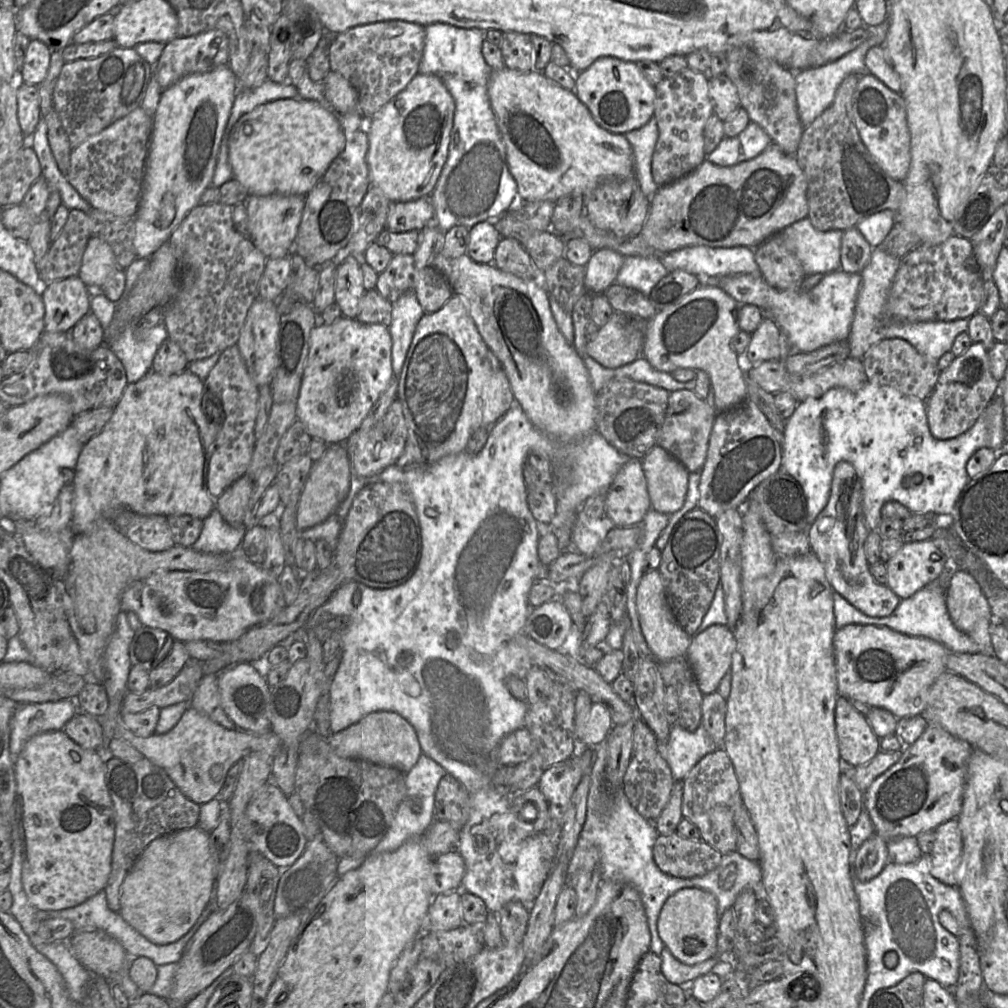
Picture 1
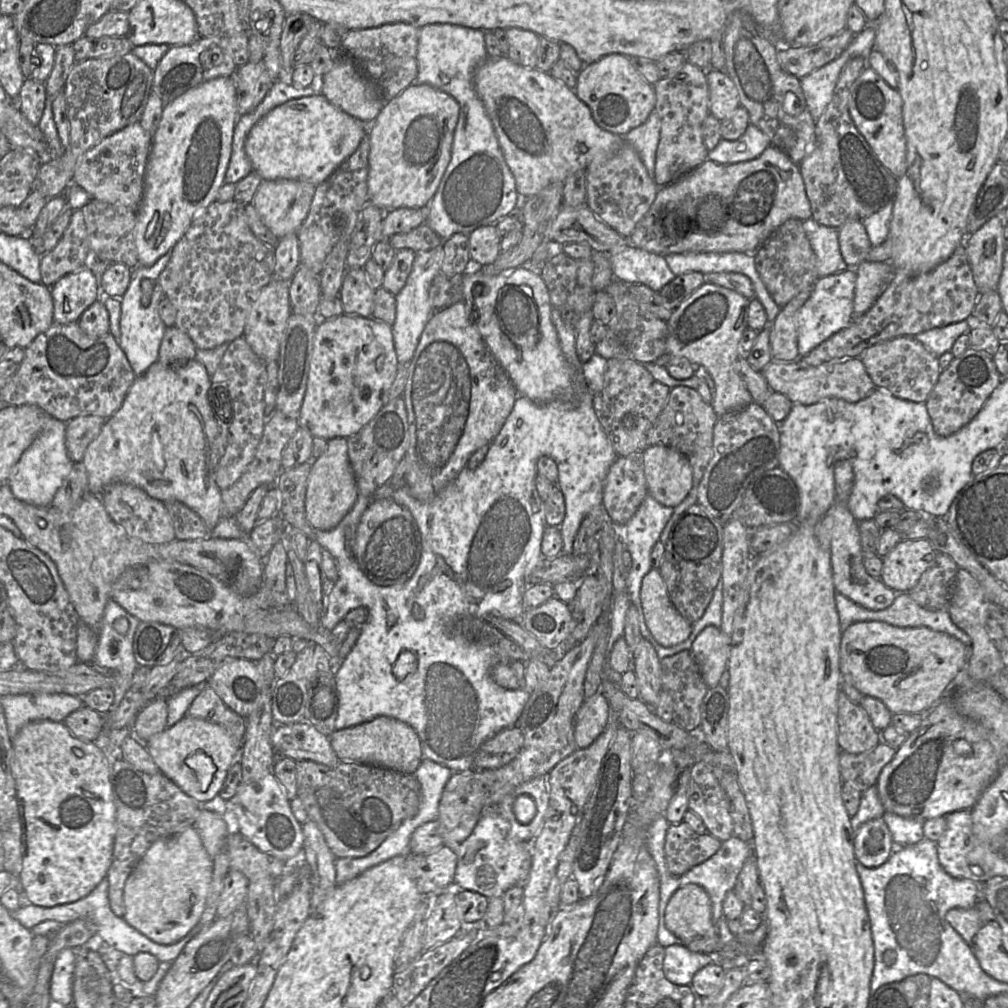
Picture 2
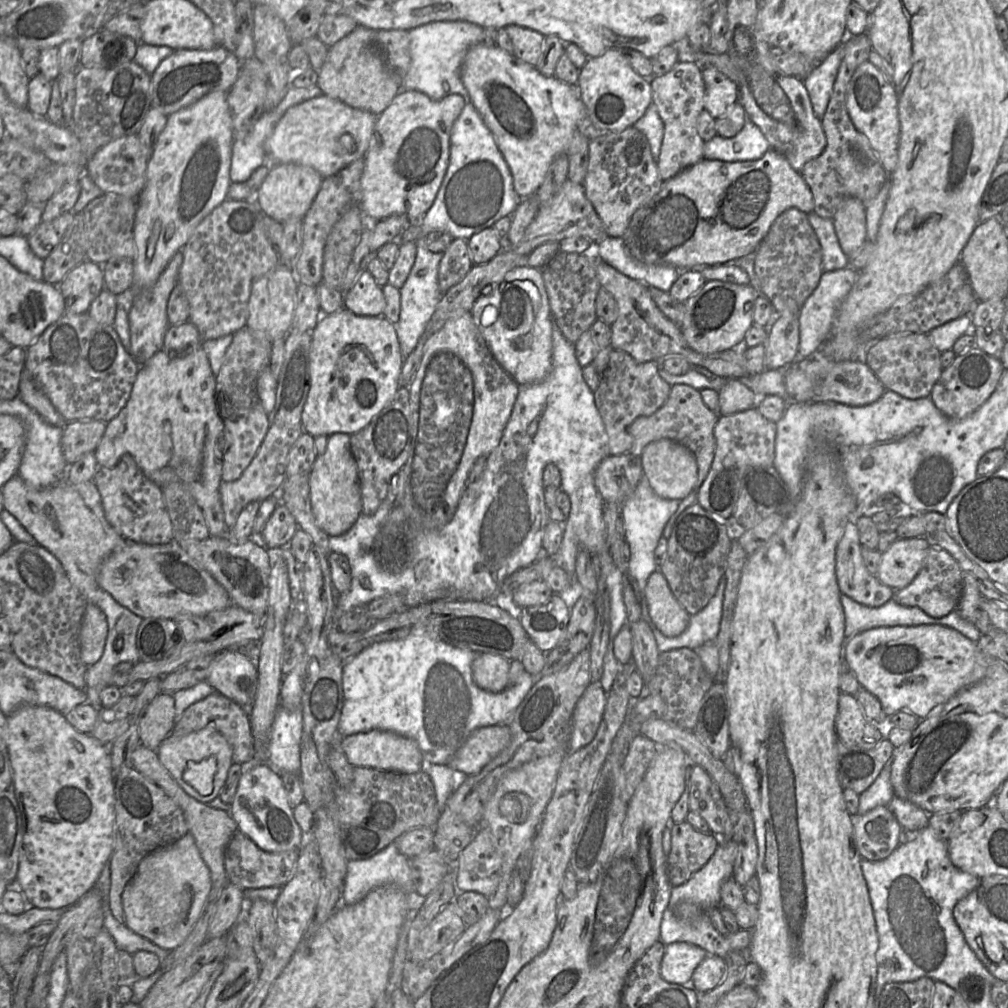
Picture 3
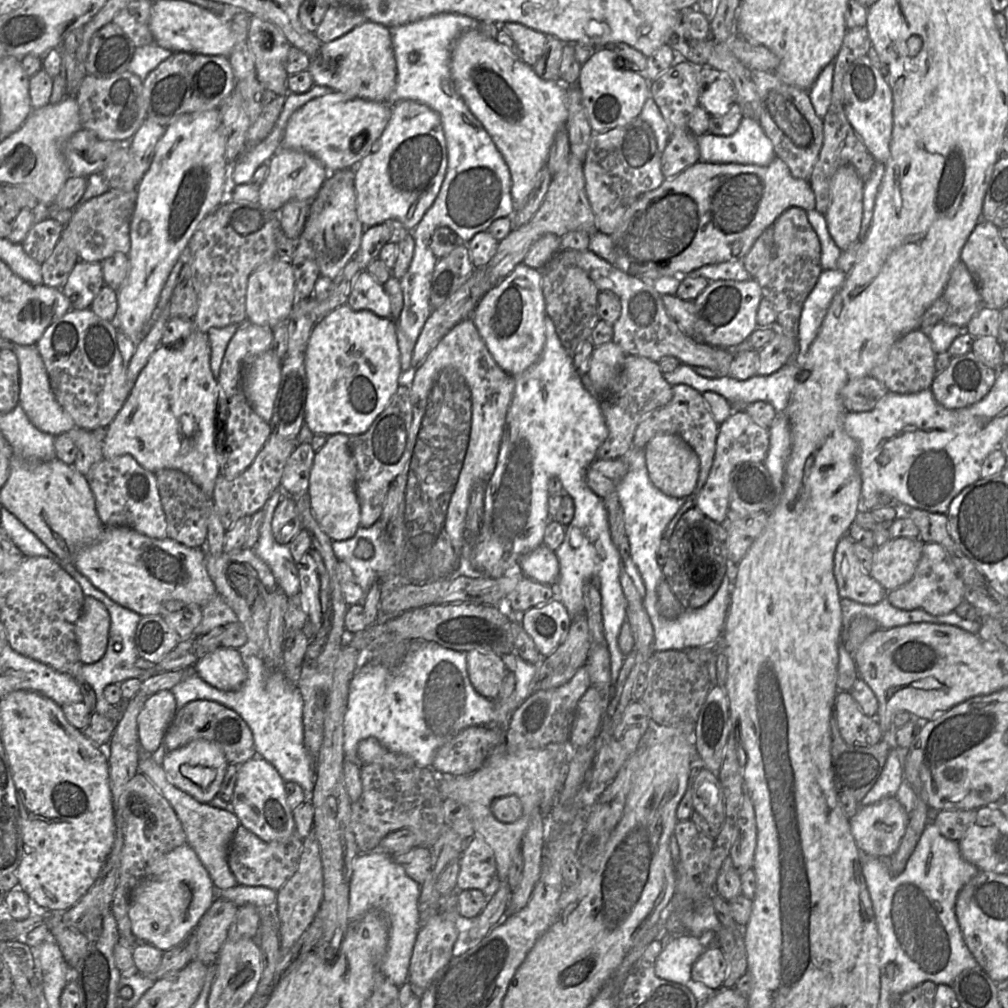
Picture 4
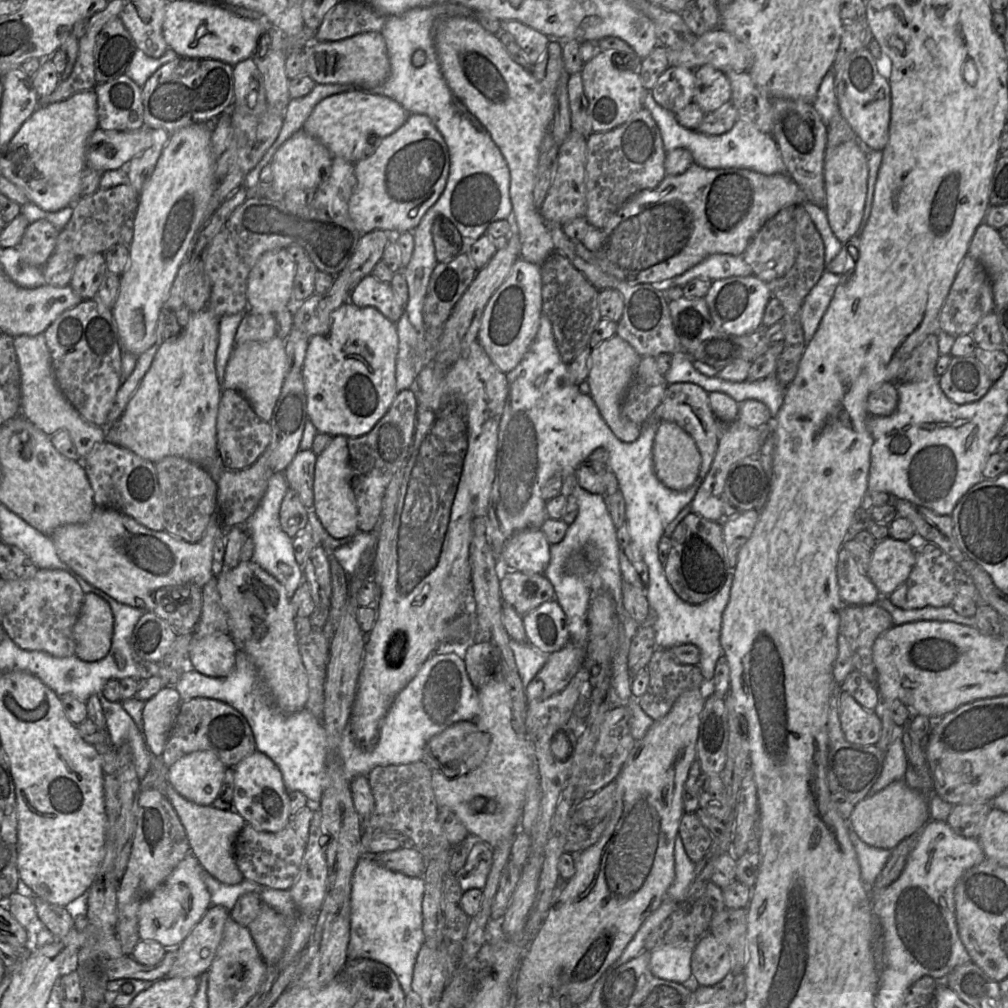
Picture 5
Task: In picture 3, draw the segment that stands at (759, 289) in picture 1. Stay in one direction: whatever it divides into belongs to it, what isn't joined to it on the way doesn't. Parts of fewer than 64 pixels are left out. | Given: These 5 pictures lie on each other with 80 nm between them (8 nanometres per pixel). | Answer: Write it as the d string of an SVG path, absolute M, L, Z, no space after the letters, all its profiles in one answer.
M846 267L828 272L822 272L819 283L805 301L799 316L798 356L808 357L815 353L829 337L835 315L839 306L850 292L857 278L857 270Z

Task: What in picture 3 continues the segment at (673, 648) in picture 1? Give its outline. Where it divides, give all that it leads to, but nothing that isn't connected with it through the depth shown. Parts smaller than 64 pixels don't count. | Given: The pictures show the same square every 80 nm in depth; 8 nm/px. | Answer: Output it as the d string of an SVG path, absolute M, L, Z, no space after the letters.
M659 570L648 578L644 596L652 623L667 637L680 635L688 626L690 615L679 604Z

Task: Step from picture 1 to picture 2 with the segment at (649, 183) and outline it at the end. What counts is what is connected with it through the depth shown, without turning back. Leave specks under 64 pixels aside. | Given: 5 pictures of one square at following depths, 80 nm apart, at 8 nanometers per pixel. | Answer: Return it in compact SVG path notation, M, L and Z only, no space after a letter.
M653 111L643 124L633 128L624 136L625 142L634 147L649 176L653 179L660 132L661 122L659 116L656 111Z

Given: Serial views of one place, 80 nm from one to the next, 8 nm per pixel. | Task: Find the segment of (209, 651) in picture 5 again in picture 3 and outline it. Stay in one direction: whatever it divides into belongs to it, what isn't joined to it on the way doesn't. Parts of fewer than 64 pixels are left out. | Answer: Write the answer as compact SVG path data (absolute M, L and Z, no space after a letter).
M228 649L215 655L205 681L231 701L250 707L258 688L258 672L243 650Z

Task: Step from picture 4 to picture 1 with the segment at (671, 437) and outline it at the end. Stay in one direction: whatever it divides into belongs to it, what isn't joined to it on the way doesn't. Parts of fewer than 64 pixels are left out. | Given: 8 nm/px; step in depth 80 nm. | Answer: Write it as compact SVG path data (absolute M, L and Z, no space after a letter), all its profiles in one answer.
M659 445L644 455L642 467L651 508L672 515L685 501L689 471Z

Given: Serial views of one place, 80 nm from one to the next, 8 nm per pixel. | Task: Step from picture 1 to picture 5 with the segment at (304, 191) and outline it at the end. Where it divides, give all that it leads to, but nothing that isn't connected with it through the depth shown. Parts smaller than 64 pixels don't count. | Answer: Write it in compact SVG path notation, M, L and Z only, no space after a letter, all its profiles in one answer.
M360 88L331 95L320 101L305 121L302 130L323 143L333 157L357 163L364 157L364 150L374 142L399 129L407 120L409 112L398 102Z

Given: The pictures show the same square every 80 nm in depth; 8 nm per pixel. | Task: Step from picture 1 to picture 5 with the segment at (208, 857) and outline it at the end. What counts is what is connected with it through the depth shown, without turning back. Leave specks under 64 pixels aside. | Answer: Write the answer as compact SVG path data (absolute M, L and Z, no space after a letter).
M192 853L173 869L170 875L140 903L138 910L139 937L154 940L166 949L177 948L212 905L203 881L205 871Z

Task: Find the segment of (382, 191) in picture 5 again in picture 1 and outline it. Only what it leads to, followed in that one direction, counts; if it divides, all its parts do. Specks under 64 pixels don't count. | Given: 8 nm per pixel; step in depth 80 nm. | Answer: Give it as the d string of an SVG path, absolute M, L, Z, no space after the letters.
M418 73L369 122L367 162L371 186L379 188L393 203L430 196L447 161L454 122L455 101L442 80L432 74Z

